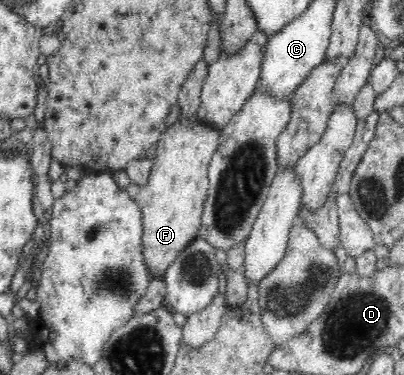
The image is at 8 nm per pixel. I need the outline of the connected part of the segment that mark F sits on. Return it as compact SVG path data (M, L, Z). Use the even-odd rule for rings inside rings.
M198 117L179 118L165 128L157 143L153 168L148 181L140 186L140 192L135 198L142 212L142 253L146 266L149 268L151 279L165 279L168 267L177 259L181 251L196 237L201 226L203 207L208 195L208 173L210 160L218 147L220 130L208 126Z

